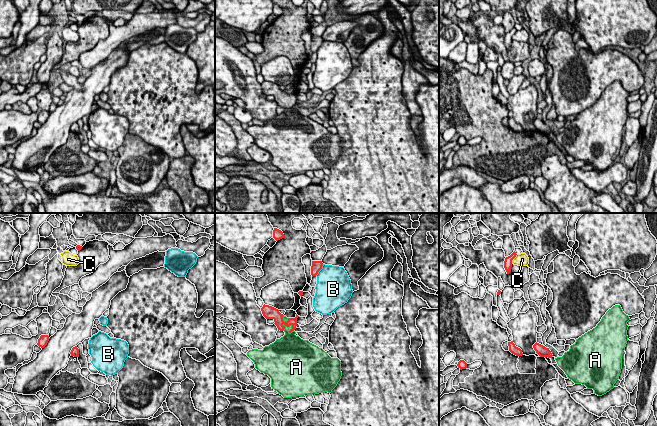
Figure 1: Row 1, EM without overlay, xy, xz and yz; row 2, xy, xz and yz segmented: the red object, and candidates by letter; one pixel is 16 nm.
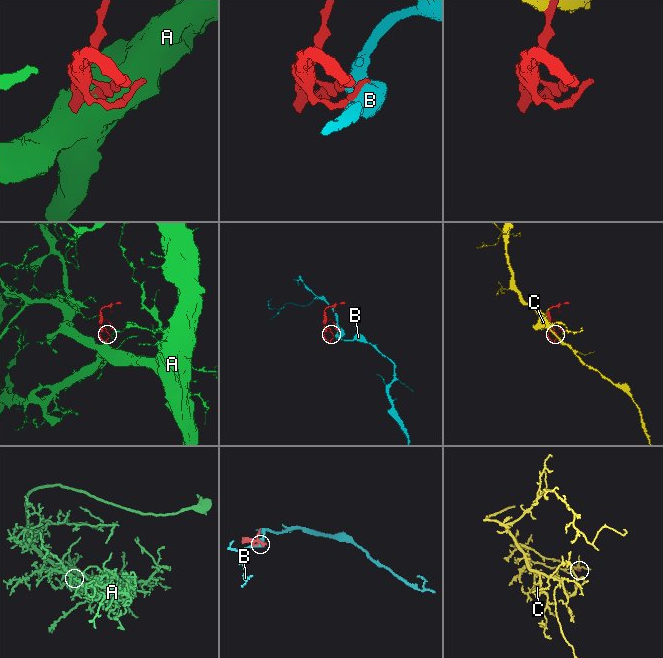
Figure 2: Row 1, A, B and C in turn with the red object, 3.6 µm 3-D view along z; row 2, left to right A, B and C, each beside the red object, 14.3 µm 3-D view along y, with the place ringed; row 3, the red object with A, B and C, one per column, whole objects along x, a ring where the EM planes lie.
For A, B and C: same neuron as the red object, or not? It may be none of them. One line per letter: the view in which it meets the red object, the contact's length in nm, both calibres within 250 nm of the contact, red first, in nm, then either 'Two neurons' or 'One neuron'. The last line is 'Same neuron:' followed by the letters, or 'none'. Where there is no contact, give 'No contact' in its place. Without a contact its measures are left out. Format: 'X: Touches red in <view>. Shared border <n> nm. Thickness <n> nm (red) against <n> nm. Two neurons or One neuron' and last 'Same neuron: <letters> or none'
A: Touches red in xz. Shared border 320 nm. Thickness 160 nm (red) against 280 nm. One neuron
B: Touches red in xz. Shared border 240 nm. Thickness 160 nm (red) against 480 nm. Two neurons
C: Touches red in yz. Shared border 190 nm. Thickness 130 nm (red) against 200 nm. Two neurons
Same neuron: A

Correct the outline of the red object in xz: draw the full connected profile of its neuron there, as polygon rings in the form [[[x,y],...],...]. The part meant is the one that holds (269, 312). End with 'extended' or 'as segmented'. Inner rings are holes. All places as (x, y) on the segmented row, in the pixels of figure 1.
[[[265,304],[261,308],[261,311],[266,319],[274,320],[274,324],[277,326],[278,330],[285,332],[283,337],[276,339],[274,343],[265,346],[262,350],[252,349],[247,352],[247,356],[254,362],[255,368],[271,378],[272,389],[277,391],[278,394],[282,395],[284,398],[292,398],[302,395],[314,396],[315,394],[323,392],[331,393],[342,376],[341,361],[338,358],[331,358],[322,348],[295,335],[296,332],[294,330],[296,329],[297,318],[299,317],[297,314],[295,318],[287,318],[281,314],[278,309]]]; extended

